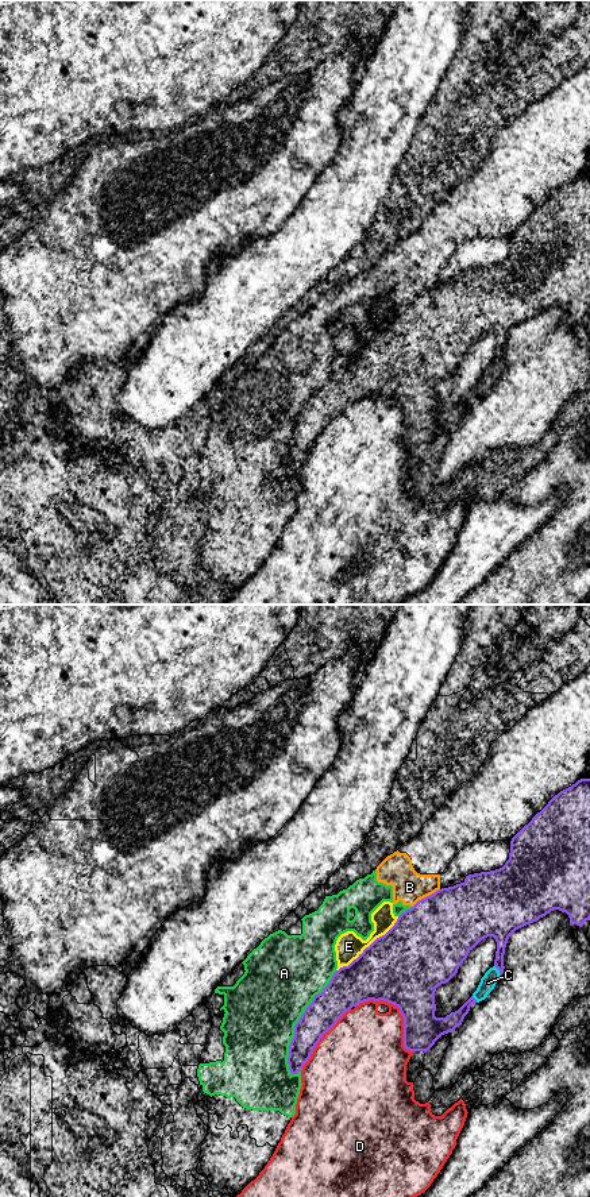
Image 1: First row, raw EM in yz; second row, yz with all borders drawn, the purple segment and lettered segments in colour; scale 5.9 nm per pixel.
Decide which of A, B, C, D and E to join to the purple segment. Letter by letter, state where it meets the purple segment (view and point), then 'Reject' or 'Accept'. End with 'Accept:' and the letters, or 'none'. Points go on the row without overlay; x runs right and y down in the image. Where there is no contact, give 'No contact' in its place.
A: Touches purple at yz (297, 417). Reject
B: Touches purple at yz (427, 292). Reject
C: Touches purple at yz (498, 365). Accept
D: Touches purple at yz (400, 406). Reject
E: Touches purple at yz (370, 340). Reject
Accept: C

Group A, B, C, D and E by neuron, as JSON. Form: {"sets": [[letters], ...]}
{"sets": [["A", "B"], ["C"], ["D"], ["E"]]}

